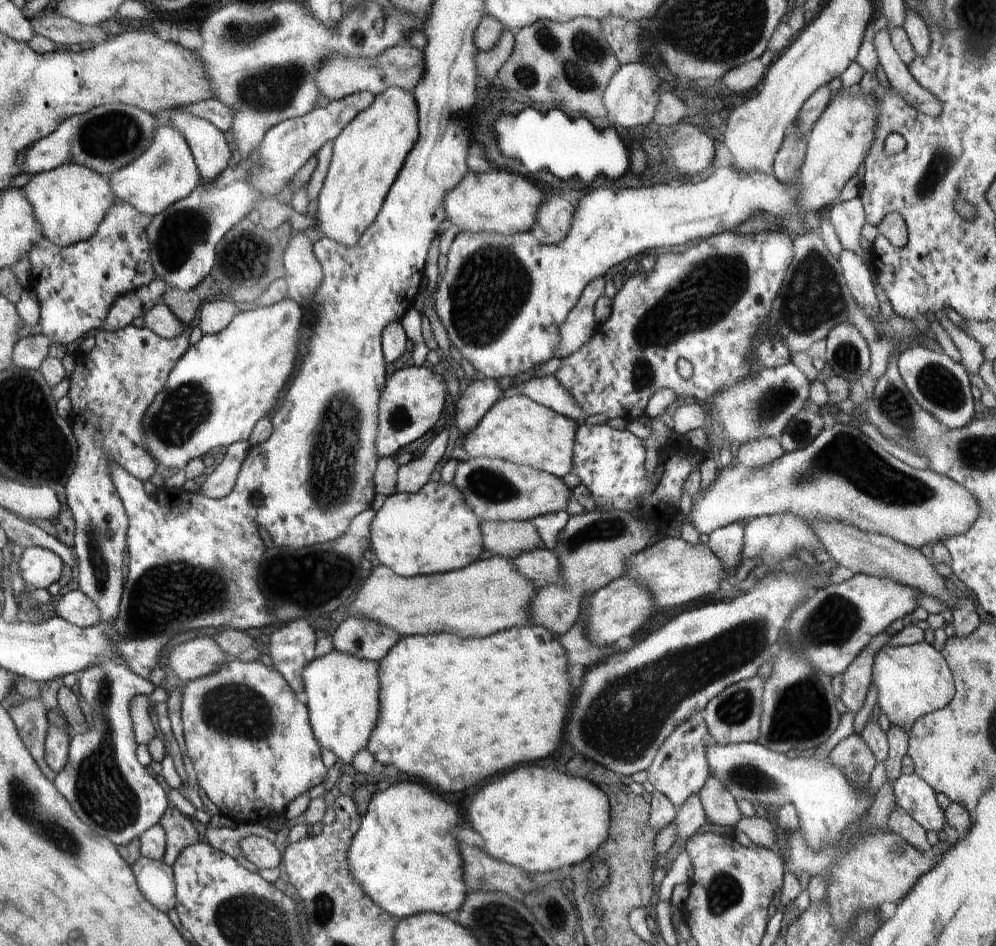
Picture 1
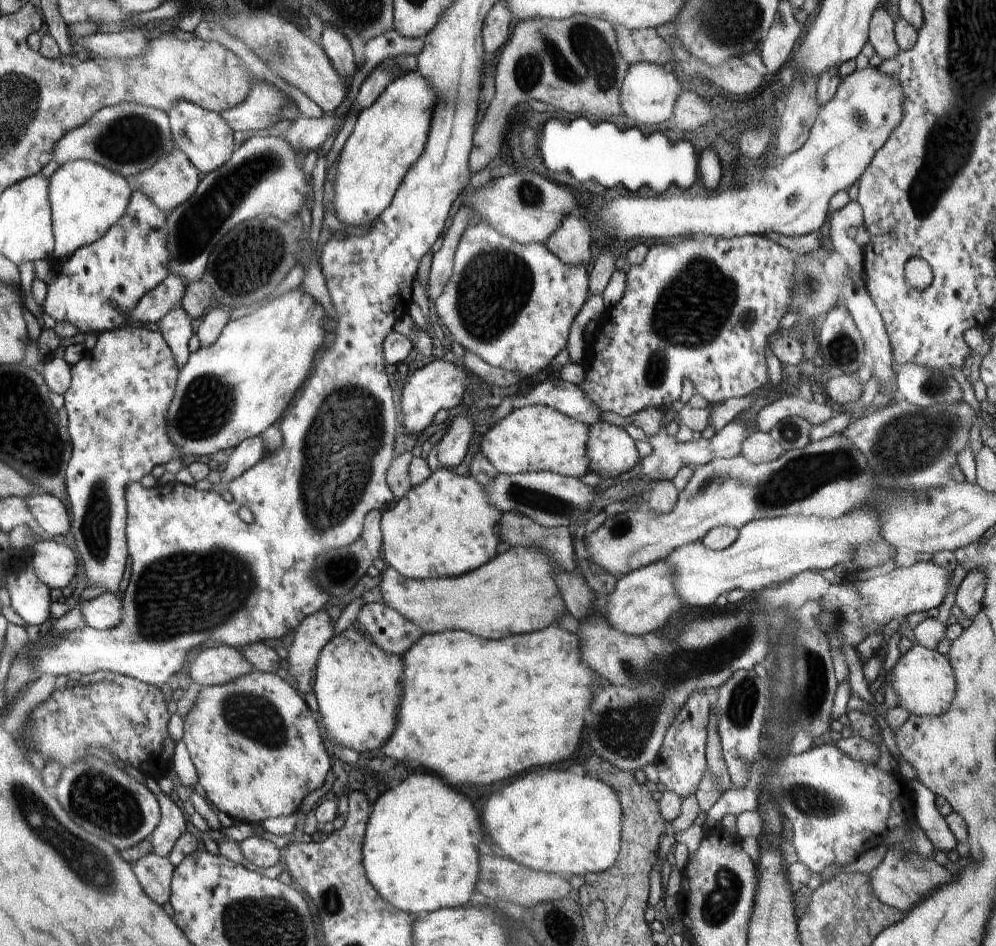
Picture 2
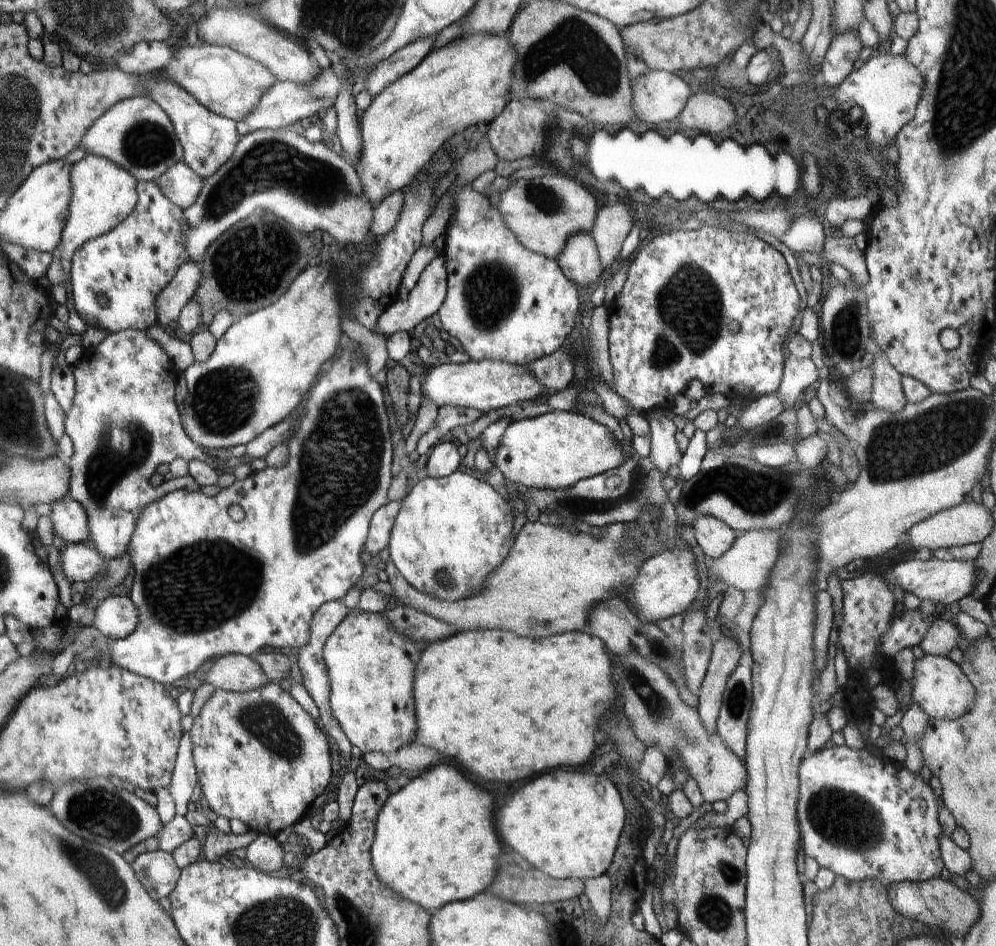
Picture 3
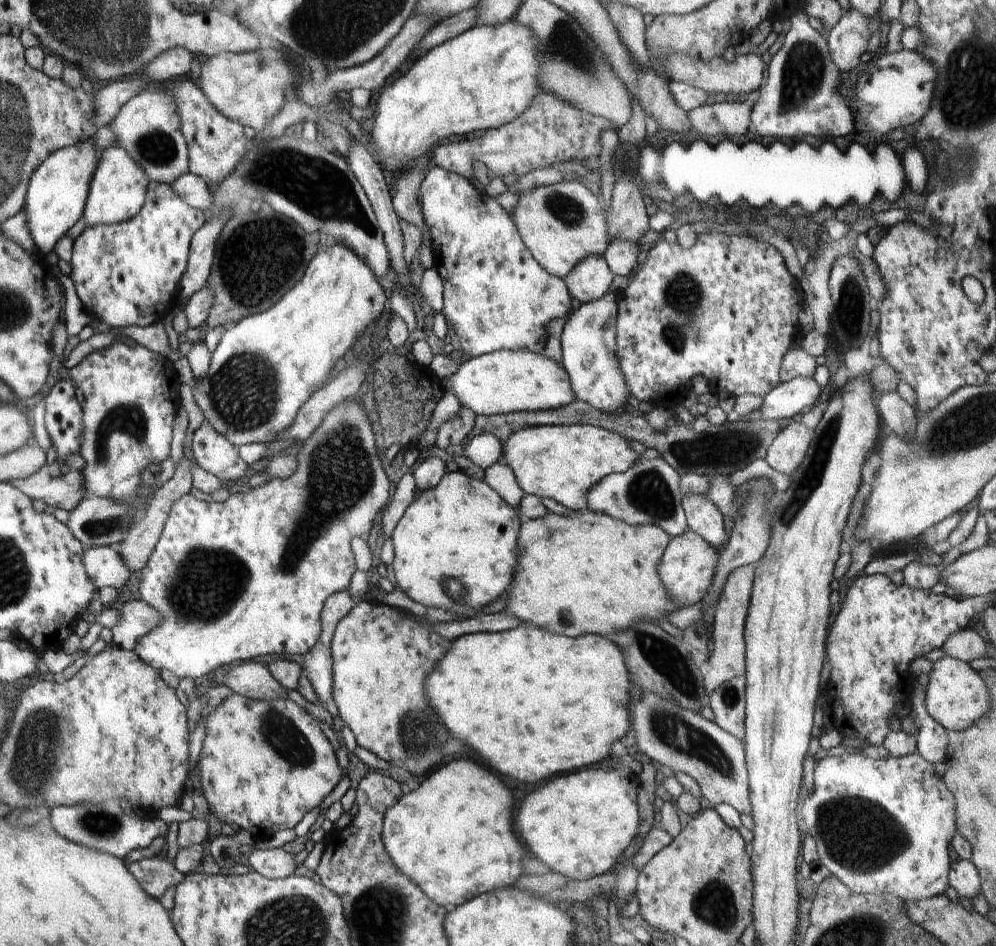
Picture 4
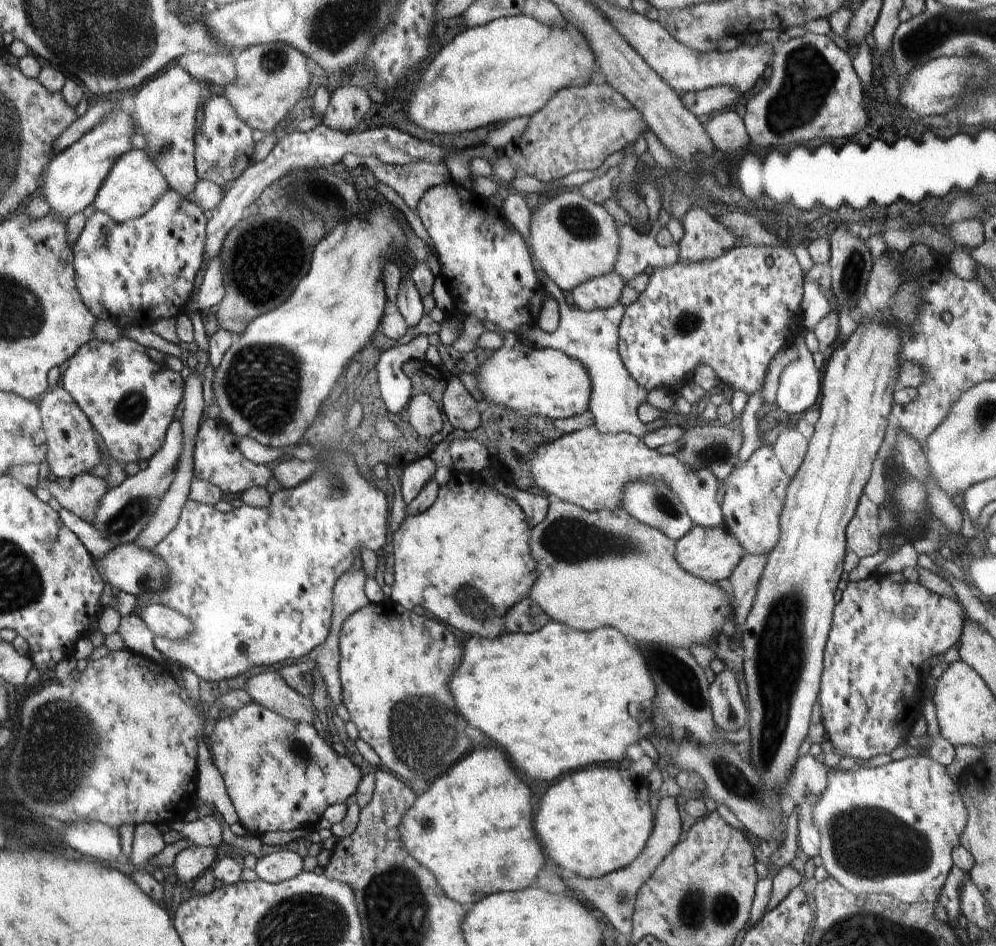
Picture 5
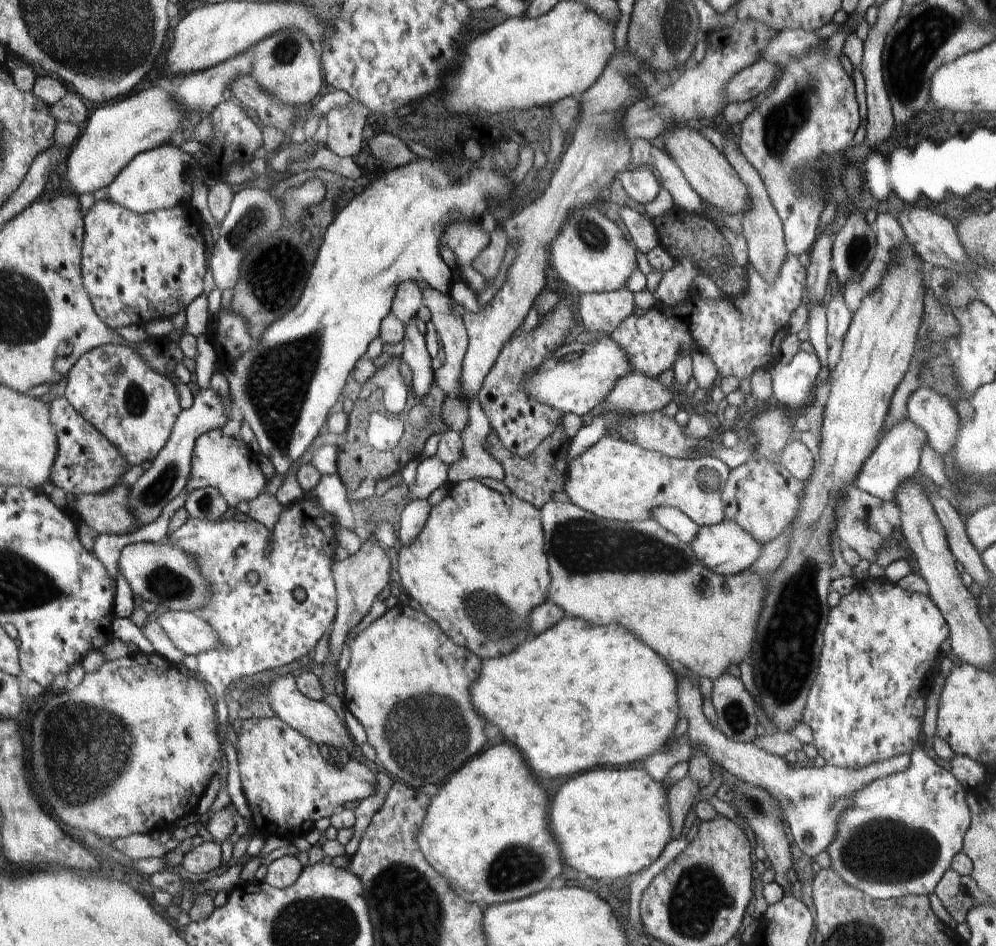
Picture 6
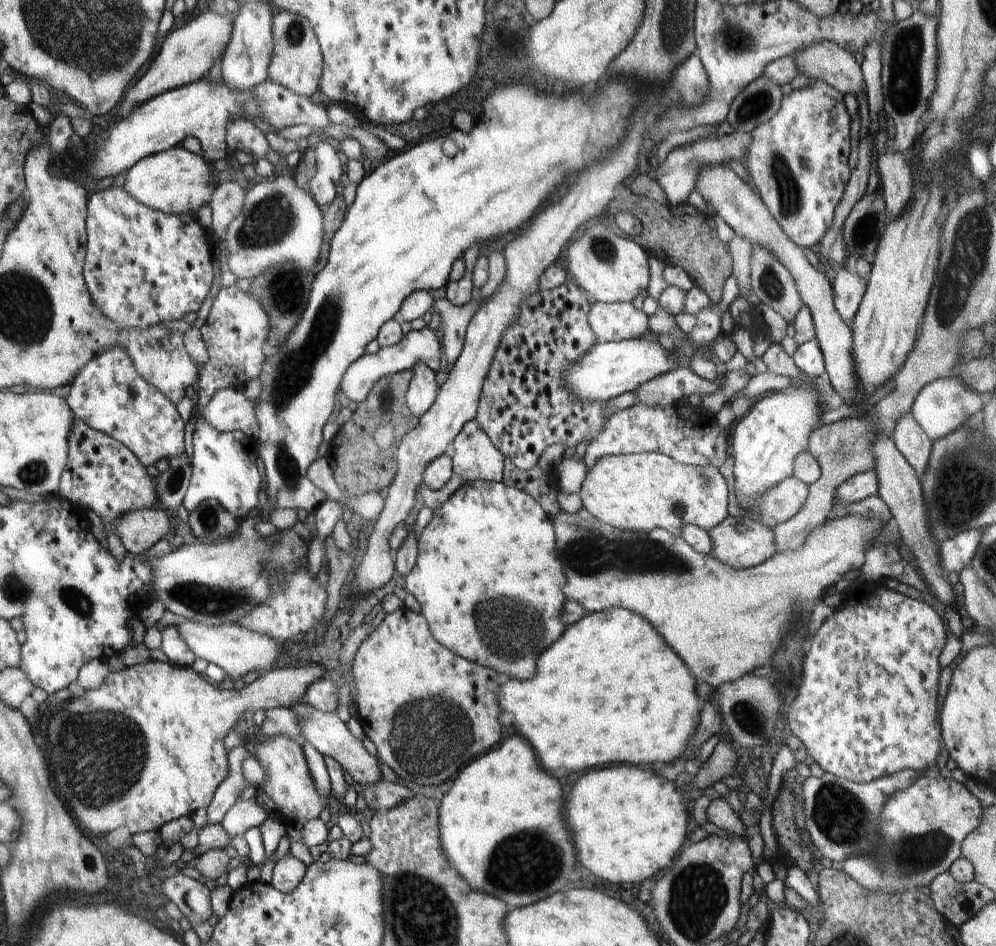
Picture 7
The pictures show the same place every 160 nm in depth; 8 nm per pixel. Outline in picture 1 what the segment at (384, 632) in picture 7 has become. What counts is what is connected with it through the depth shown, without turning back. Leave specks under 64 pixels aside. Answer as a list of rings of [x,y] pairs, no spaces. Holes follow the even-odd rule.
[[[331,651],[310,661],[302,671],[302,694],[309,721],[321,746],[334,752],[342,762],[350,764],[354,756],[367,748],[370,735],[376,728],[380,705],[379,664],[351,654]]]

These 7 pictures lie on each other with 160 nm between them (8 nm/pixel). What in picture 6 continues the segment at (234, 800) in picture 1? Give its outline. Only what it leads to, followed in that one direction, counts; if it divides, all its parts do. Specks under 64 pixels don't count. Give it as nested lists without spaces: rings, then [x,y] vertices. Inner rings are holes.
[[[252,716],[240,720],[236,729],[242,792],[254,828],[266,838],[302,837],[318,820],[330,818],[347,802],[362,801],[375,793],[375,775],[364,764],[354,758],[344,758],[342,768],[329,764],[312,740],[278,716]]]

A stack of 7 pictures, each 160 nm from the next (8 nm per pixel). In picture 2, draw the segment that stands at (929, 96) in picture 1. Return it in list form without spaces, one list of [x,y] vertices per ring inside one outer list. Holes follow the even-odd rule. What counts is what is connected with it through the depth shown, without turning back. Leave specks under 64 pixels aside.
[[[878,7],[873,12],[869,26],[869,41],[876,54],[884,61],[894,58],[900,50],[895,39],[895,22],[891,12],[883,7]]]

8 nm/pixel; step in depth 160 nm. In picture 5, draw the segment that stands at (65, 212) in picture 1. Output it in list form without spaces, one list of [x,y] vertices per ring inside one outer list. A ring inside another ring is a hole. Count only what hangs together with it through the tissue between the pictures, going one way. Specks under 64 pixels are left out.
[[[134,149],[122,154],[114,162],[114,167],[110,168],[106,181],[100,186],[92,205],[96,211],[104,212],[111,220],[122,224],[146,214],[162,196],[162,192],[168,192],[168,188],[170,186],[166,184],[166,178],[156,168],[156,164],[150,162],[150,156],[146,156],[144,150]]]

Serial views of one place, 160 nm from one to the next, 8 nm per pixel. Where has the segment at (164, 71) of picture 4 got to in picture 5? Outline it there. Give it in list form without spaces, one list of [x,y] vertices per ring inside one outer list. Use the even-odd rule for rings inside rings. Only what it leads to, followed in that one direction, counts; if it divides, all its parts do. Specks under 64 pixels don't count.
[[[190,52],[180,56],[176,62],[196,80],[226,86],[230,84],[230,80],[236,80],[236,70],[232,60],[234,60],[234,53],[228,56],[208,56]]]

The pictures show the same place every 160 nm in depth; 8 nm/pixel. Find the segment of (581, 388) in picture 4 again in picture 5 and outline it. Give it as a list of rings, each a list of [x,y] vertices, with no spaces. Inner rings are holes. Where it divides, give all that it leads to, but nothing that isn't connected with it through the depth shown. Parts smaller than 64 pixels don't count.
[[[532,254],[532,260],[542,286],[551,294],[551,297],[556,300],[559,306],[560,326],[554,333],[546,333],[537,325],[525,326],[520,328],[518,336],[536,349],[547,349],[551,346],[553,349],[560,350],[572,360],[578,360],[586,368],[590,382],[592,382],[590,384],[592,393],[588,406],[594,416],[593,428],[596,428],[598,432],[628,433],[642,439],[648,433],[671,426],[670,420],[665,418],[644,424],[637,416],[637,409],[641,404],[646,403],[649,392],[642,389],[642,386],[630,377],[618,353],[618,328],[625,312],[625,306],[619,303],[613,308],[592,310],[591,312],[583,312],[575,306],[570,307],[566,303],[562,290],[542,271],[540,263],[534,258],[534,254]]]

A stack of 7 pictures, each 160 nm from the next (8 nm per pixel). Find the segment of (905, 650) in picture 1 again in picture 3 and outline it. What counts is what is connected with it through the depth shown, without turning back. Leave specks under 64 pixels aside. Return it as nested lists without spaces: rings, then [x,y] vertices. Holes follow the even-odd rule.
[[[924,655],[915,660],[913,673],[915,684],[912,684],[912,701],[924,711],[930,719],[953,721],[969,710],[975,701],[975,690],[960,665],[948,657]]]

